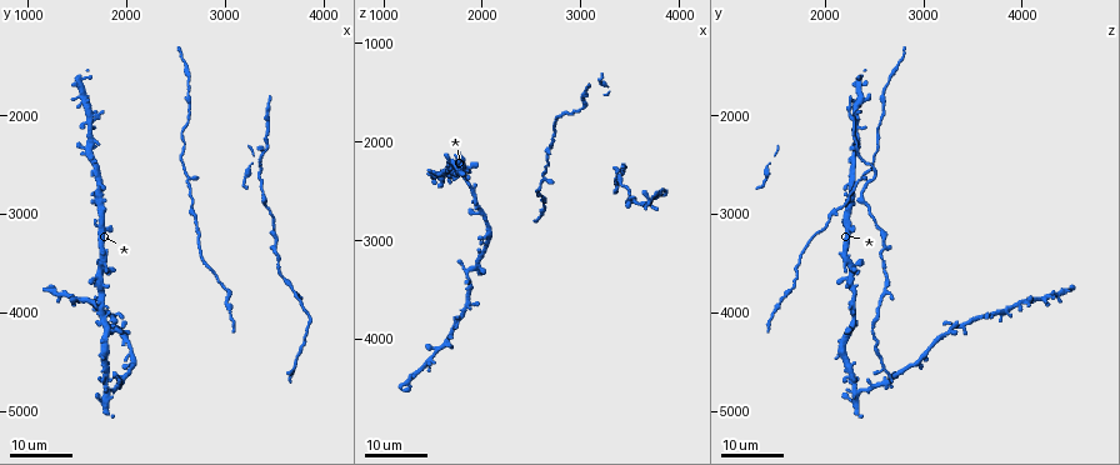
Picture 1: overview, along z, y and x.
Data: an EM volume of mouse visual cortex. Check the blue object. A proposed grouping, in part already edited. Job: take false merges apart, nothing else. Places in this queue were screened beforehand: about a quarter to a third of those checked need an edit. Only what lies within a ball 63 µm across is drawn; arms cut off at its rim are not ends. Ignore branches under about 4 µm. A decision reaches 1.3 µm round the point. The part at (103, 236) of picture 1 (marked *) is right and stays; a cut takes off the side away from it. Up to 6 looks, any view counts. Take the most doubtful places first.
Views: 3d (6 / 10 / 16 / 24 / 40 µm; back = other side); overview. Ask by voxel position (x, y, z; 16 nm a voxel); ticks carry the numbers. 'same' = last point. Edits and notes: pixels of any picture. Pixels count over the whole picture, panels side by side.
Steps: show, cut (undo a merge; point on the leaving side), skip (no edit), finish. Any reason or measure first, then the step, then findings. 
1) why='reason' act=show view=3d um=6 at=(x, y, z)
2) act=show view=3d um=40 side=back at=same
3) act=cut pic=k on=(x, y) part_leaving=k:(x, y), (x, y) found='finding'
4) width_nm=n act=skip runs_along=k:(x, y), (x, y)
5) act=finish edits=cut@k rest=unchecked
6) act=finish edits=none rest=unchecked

why='three-way junction' act=show view=3d um=24 at=(3520, 3300, 2560)

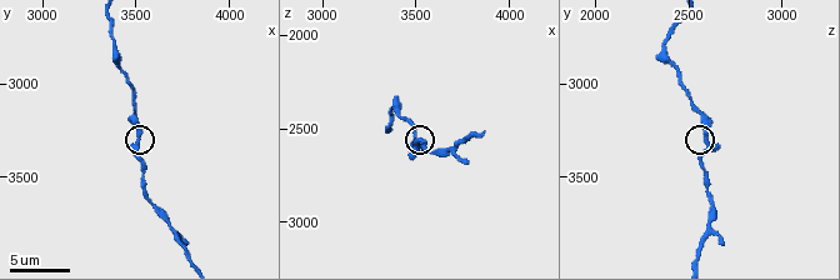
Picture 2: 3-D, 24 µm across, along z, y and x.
act=show view=3d um=10 at=(3520, 3300, 2600)

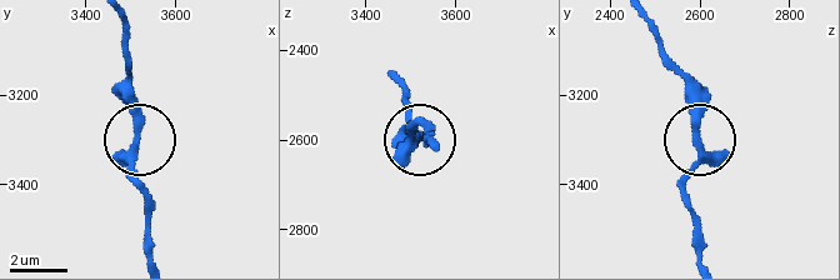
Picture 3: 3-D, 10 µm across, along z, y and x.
width_nm=240 act=skip found='continuous, no second cell'

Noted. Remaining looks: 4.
act=show view=3d um=24 at=(2680, 2900, 2160)

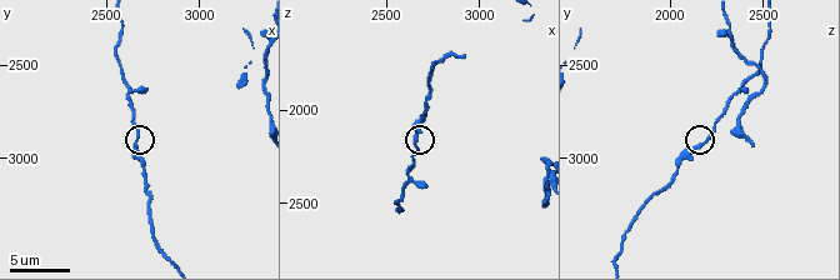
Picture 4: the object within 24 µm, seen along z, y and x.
act=show view=3d um=6 at=(2660, 2940, 2140)

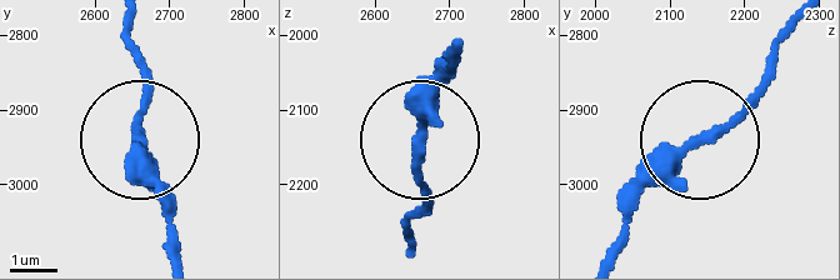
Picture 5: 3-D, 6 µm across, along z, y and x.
act=skip found='one cell here'

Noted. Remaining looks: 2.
why='a fork' act=show view=3d um=16 at=(2620, 2640, 2380)

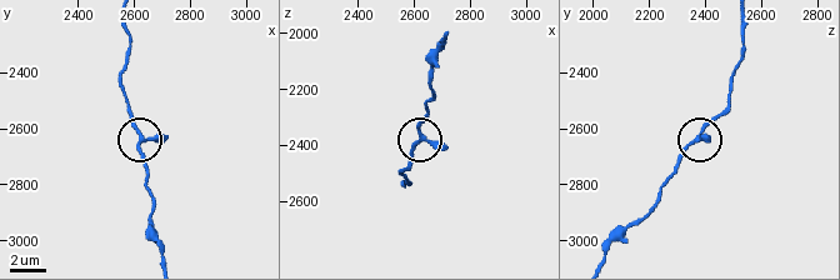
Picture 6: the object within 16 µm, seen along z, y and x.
act=show view=3d um=6 at=(2630, 2630, 2380)

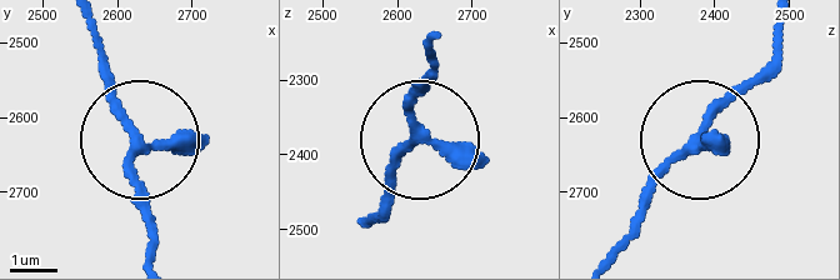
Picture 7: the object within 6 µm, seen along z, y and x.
width_nm=250 act=skip found='continuous, no second cell'

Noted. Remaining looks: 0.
act=finish edits=none rest=unchecked

